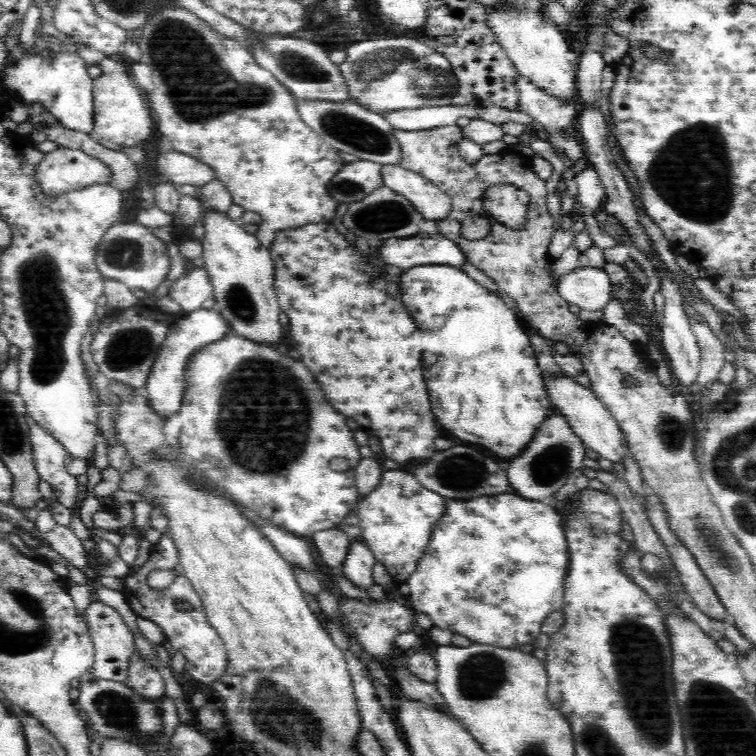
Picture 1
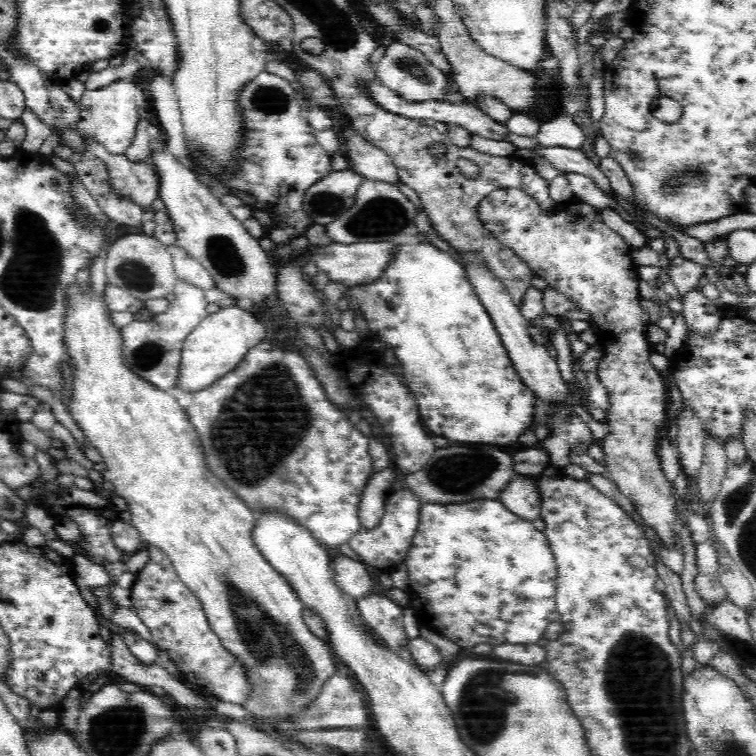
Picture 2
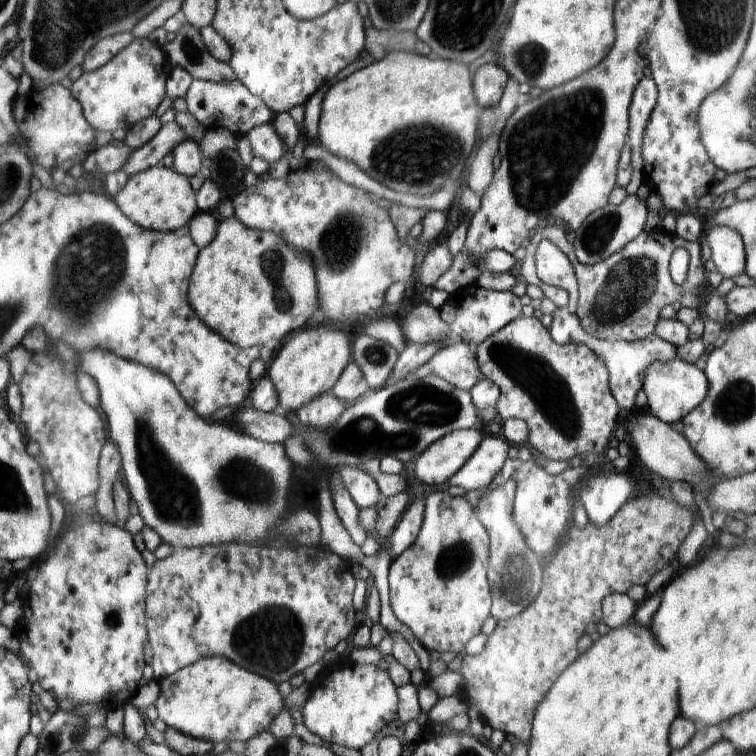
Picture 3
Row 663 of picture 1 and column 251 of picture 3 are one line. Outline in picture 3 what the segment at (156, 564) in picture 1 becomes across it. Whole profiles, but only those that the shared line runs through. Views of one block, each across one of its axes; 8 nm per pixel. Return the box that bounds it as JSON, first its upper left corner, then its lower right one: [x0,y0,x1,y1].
[231,164,416,324]

